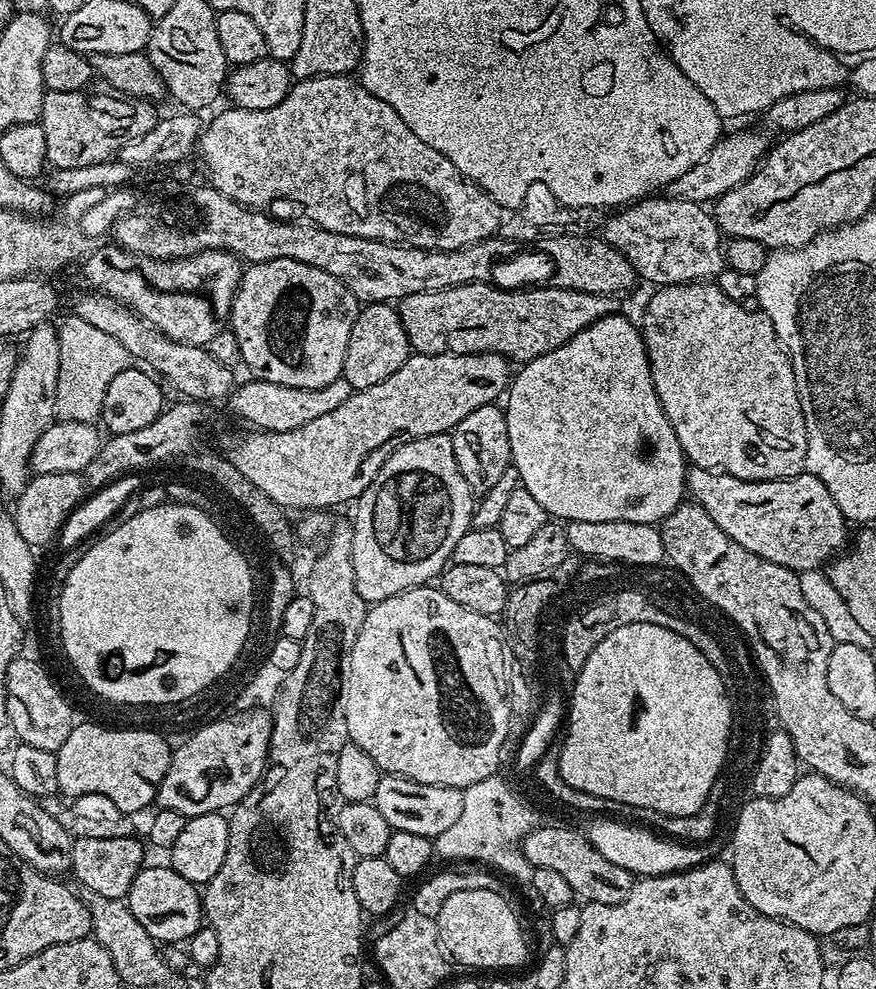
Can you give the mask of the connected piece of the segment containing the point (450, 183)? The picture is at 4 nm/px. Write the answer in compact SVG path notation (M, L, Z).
M348 74L311 76L309 80L296 80L286 94L286 98L282 98L282 102L278 102L278 106L270 106L270 110L246 110L228 106L225 112L218 113L209 124L207 121L206 127L200 134L198 156L204 159L204 168L208 171L209 178L212 179L209 180L211 187L218 189L226 198L244 204L248 208L264 210L269 207L267 204L275 196L281 196L284 200L293 200L308 215L305 217L311 223L316 224L319 228L334 230L334 234L350 234L358 238L384 240L388 244L406 244L410 248L449 252L477 244L483 240L493 239L499 233L500 221L506 215L505 209L500 207L498 201L490 194L483 192L478 185L467 180L458 170L458 166L454 166L454 162L450 162L450 158L446 158L441 152L434 150L434 146L426 146L426 142L422 142L422 138L418 138L418 134L414 134L414 130L410 130L410 126L406 126L406 122L402 122L402 118L398 114L398 110L394 110L394 106L390 106L386 102L382 102L382 98L370 94L370 90L366 90L359 79Z

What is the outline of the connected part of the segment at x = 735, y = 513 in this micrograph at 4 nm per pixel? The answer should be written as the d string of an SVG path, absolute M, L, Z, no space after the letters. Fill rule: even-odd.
M693 465L688 469L685 487L689 497L702 506L727 537L792 571L815 571L847 545L844 515L826 486L808 473L790 479L744 480Z

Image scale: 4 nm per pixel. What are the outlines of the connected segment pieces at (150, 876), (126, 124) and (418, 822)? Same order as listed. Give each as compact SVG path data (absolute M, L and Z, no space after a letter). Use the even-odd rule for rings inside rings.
M145 866L130 882L130 890L126 897L130 914L142 922L146 934L161 945L179 945L186 942L202 926L202 892L195 884L191 884L182 874L178 874L171 866L151 868Z
M85 90L83 92L49 92L45 91L44 101L42 102L42 114L40 115L38 123L42 126L42 130L46 130L46 158L48 164L53 169L57 168L77 168L78 166L90 166L91 164L97 164L103 160L113 159L122 150L122 146L126 146L134 140L134 138L140 138L142 134L147 134L149 130L154 130L158 119L158 113L151 108L153 106L147 99L136 99L133 96L123 94L113 94L111 91L96 92L91 96L91 91Z
M381 775L371 803L386 818L393 832L407 830L410 834L422 834L434 838L450 830L450 825L462 815L463 788L434 786L426 782L414 782L405 776Z

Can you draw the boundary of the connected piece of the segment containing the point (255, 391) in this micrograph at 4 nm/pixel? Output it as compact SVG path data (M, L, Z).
M255 378L237 383L228 397L227 407L232 407L232 412L240 420L245 420L245 425L261 432L281 432L282 430L298 430L298 426L306 426L306 422L319 418L321 414L330 414L330 410L338 410L346 398L353 392L350 382L338 379L326 382L321 388L295 388L294 386L278 386L278 382L266 382Z

